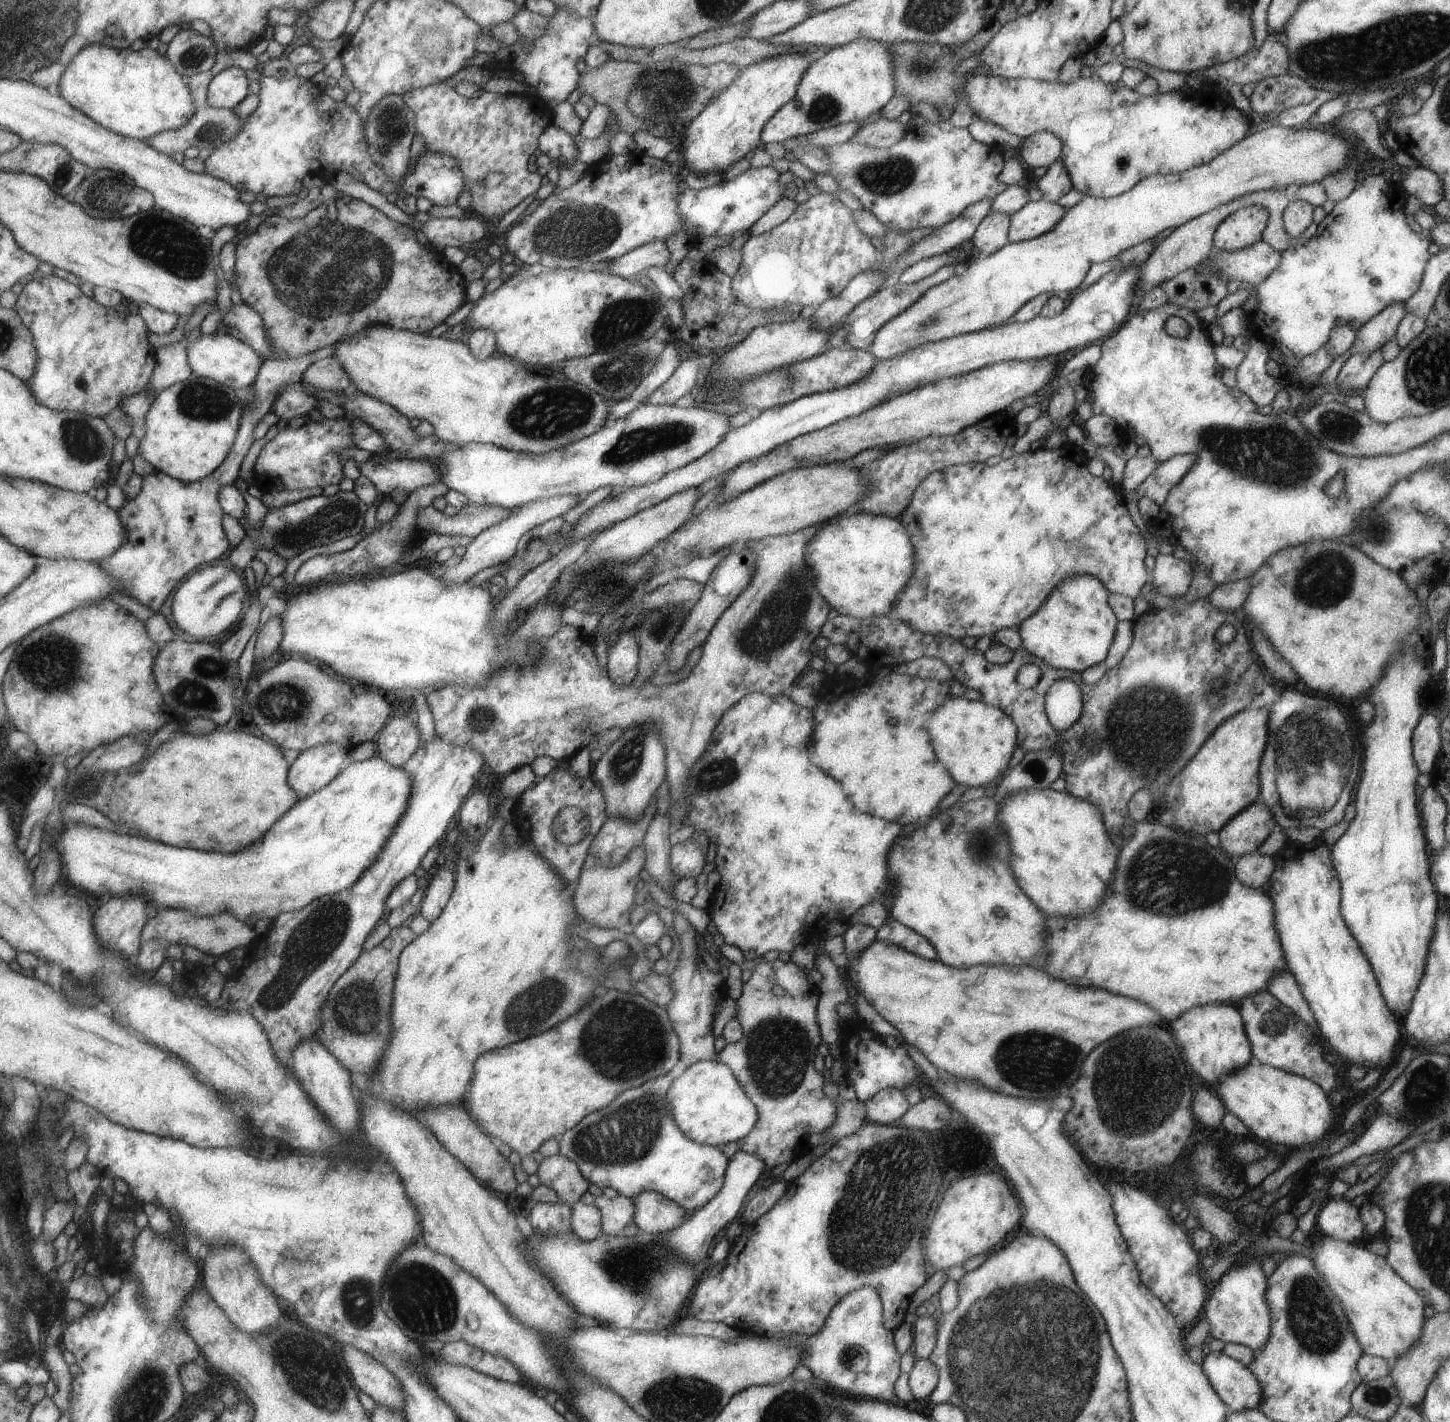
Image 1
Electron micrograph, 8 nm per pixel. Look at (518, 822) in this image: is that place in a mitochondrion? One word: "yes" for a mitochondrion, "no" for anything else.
no

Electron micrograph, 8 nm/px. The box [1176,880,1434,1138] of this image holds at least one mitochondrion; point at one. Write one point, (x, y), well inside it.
(1273, 1023)

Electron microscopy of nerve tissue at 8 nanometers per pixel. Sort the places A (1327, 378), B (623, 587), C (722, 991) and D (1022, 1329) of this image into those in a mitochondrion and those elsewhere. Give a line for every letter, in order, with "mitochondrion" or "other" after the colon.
A: other
B: mitochondrion
C: other
D: mitochondrion

